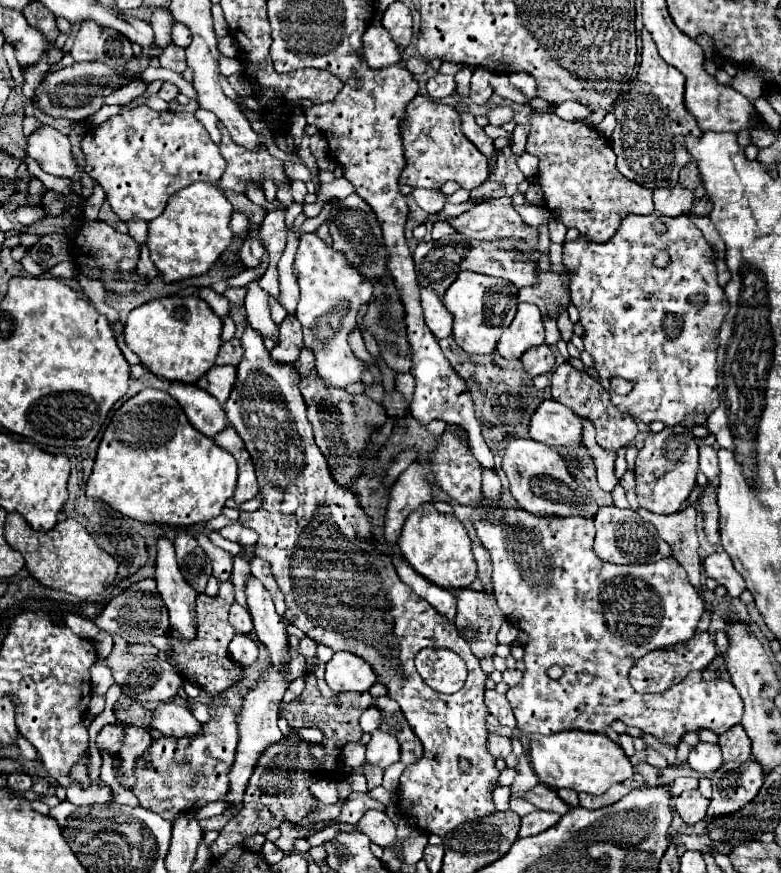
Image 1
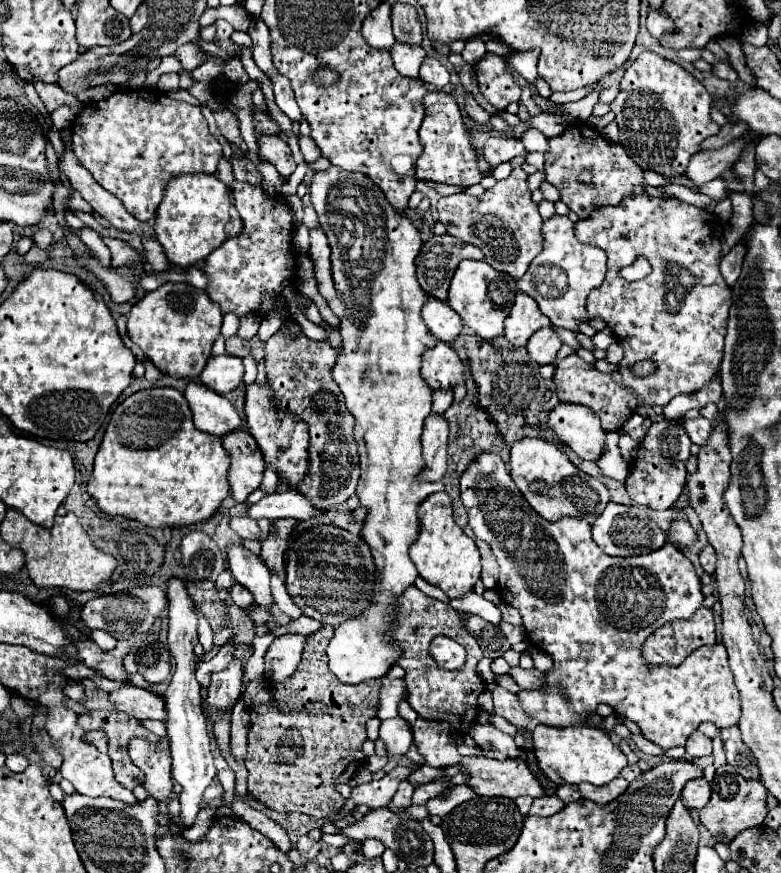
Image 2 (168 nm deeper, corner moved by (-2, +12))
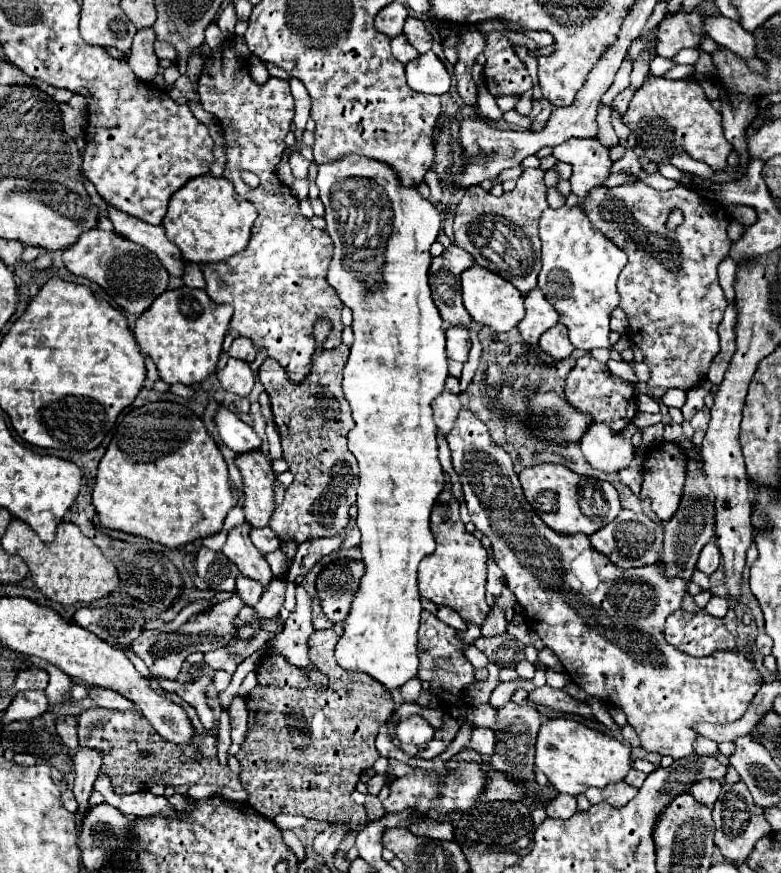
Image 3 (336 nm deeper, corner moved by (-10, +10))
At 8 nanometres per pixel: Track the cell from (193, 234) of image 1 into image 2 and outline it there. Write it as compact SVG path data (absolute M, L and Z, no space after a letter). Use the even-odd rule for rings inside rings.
M181 174L171 178L153 222L157 240L161 242L171 264L179 268L193 266L219 248L227 238L243 230L239 212L233 208L231 190L213 174Z

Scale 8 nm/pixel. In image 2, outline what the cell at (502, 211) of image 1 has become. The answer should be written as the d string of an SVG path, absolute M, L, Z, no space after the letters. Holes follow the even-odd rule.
M515 168L509 178L497 182L483 196L469 194L453 194L443 196L437 204L439 222L445 224L447 234L459 238L465 244L473 244L483 250L485 262L495 270L509 274L519 280L531 260L541 252L541 216L537 212L537 204L531 200L531 192L527 188L529 174L523 168Z

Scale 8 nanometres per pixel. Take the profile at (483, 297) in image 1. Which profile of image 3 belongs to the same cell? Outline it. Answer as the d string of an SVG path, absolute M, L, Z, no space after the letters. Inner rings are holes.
M471 266L461 274L461 290L463 290L463 304L471 318L483 326L493 328L495 332L509 332L513 330L523 318L523 294L513 288L511 282L493 274L491 270L483 270L481 266Z

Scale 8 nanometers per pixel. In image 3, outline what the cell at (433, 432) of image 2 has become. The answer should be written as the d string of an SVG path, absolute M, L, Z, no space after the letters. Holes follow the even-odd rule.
M443 390L443 394L439 398L435 398L433 406L433 416L435 416L435 424L439 428L441 436L447 436L447 432L453 428L453 422L457 420L457 414L461 410L461 402L455 394Z

